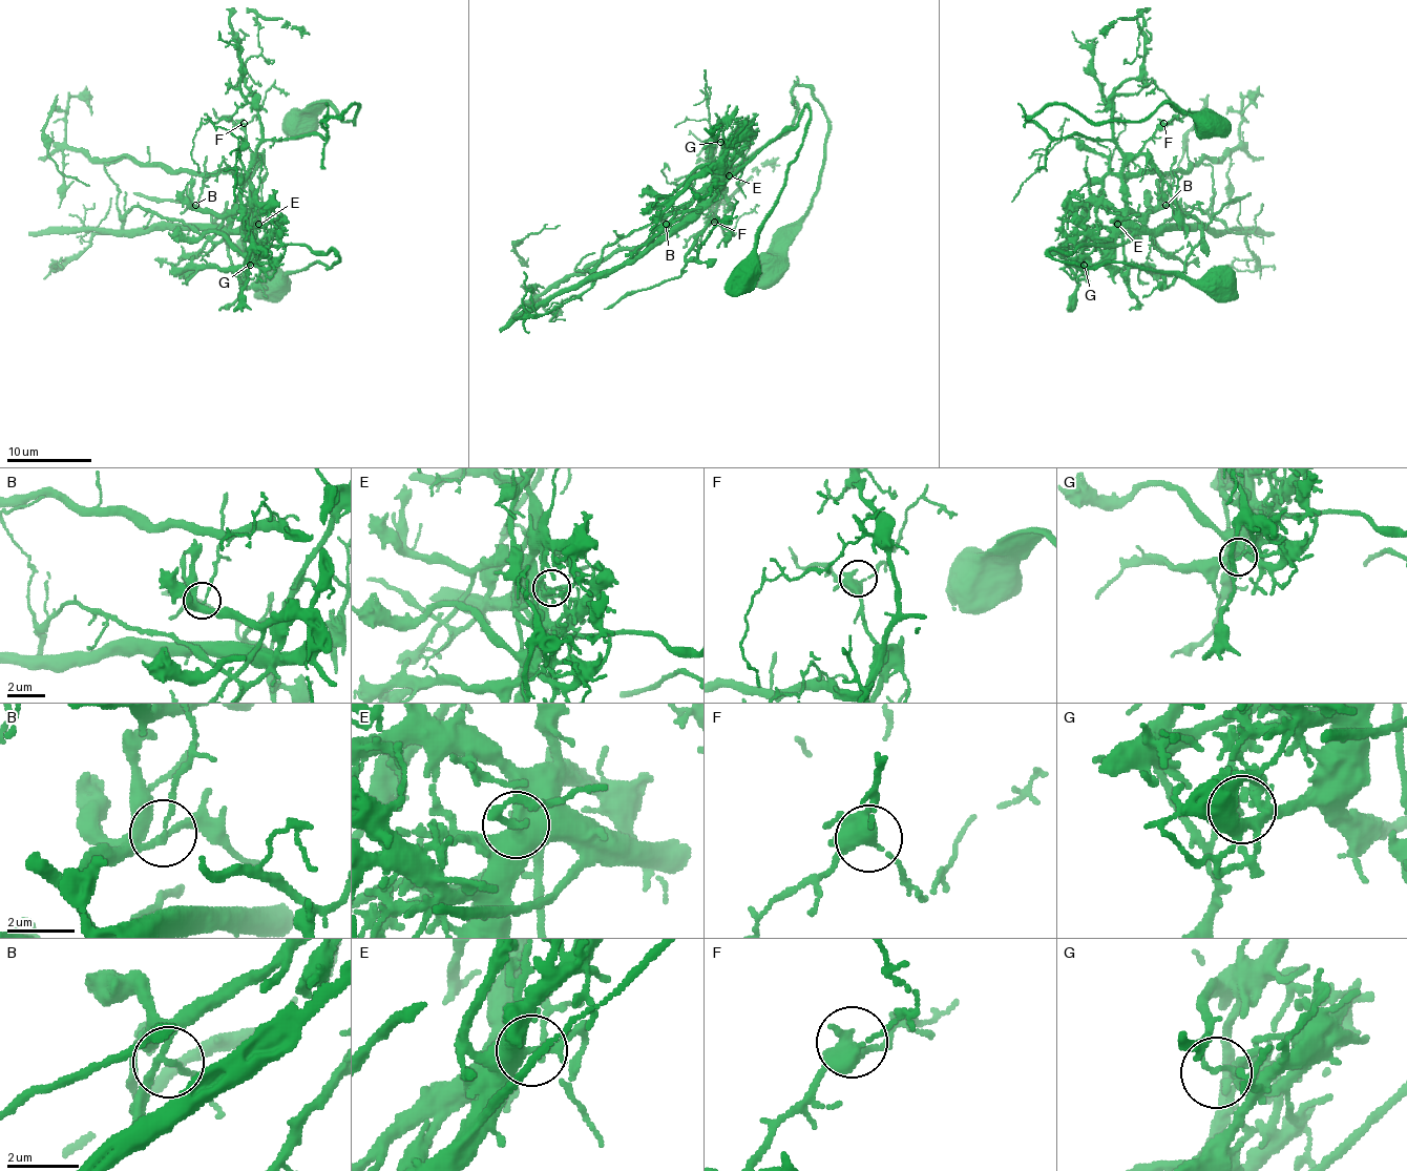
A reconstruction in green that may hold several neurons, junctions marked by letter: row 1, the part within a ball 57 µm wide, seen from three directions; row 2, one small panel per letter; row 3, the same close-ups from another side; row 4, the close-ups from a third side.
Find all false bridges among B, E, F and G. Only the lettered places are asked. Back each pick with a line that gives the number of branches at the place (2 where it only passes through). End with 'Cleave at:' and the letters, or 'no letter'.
G: 2
Cleave at: G

